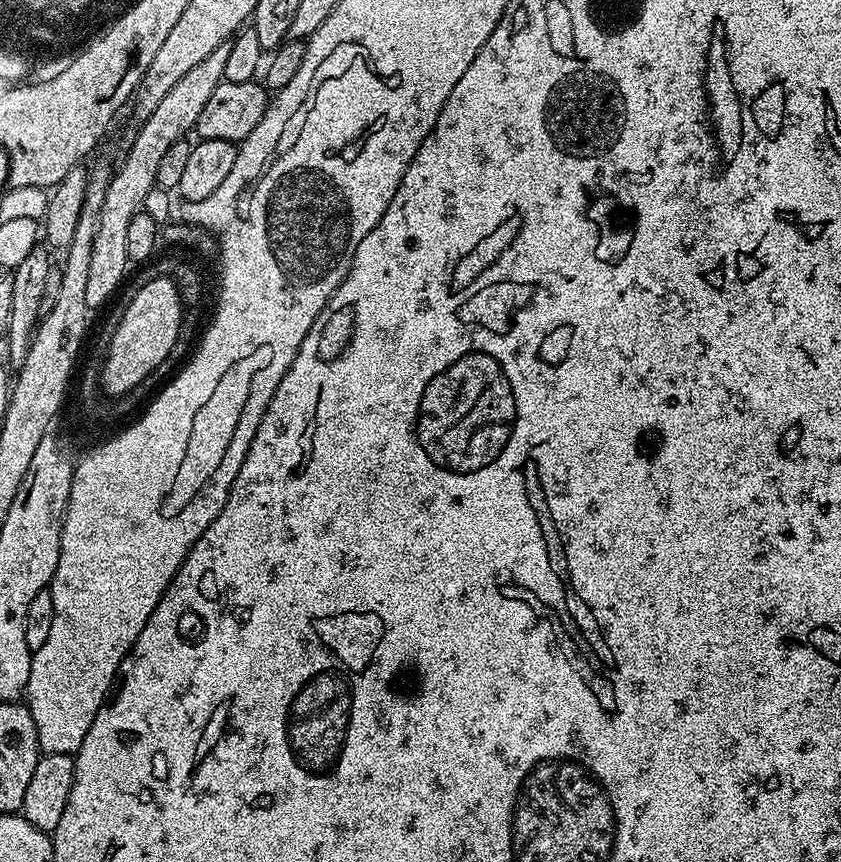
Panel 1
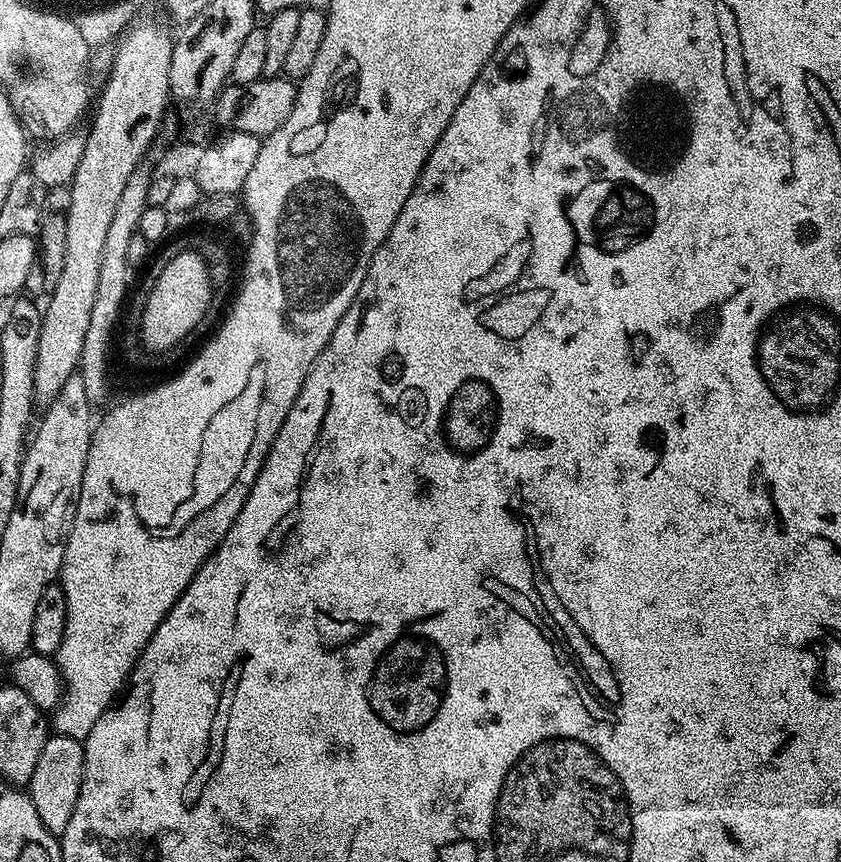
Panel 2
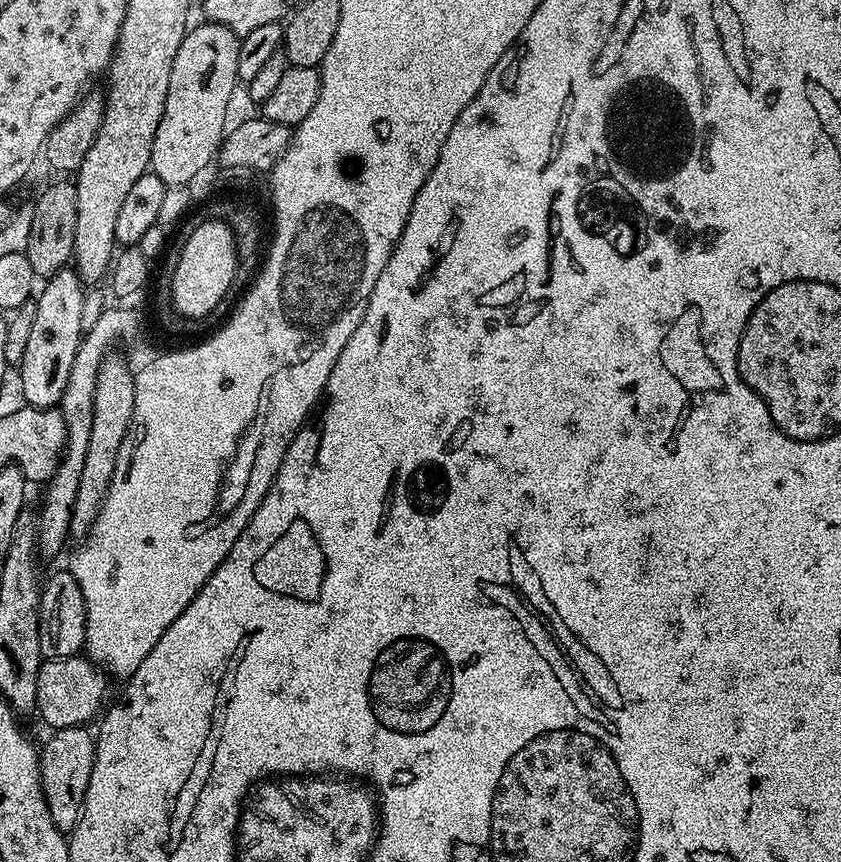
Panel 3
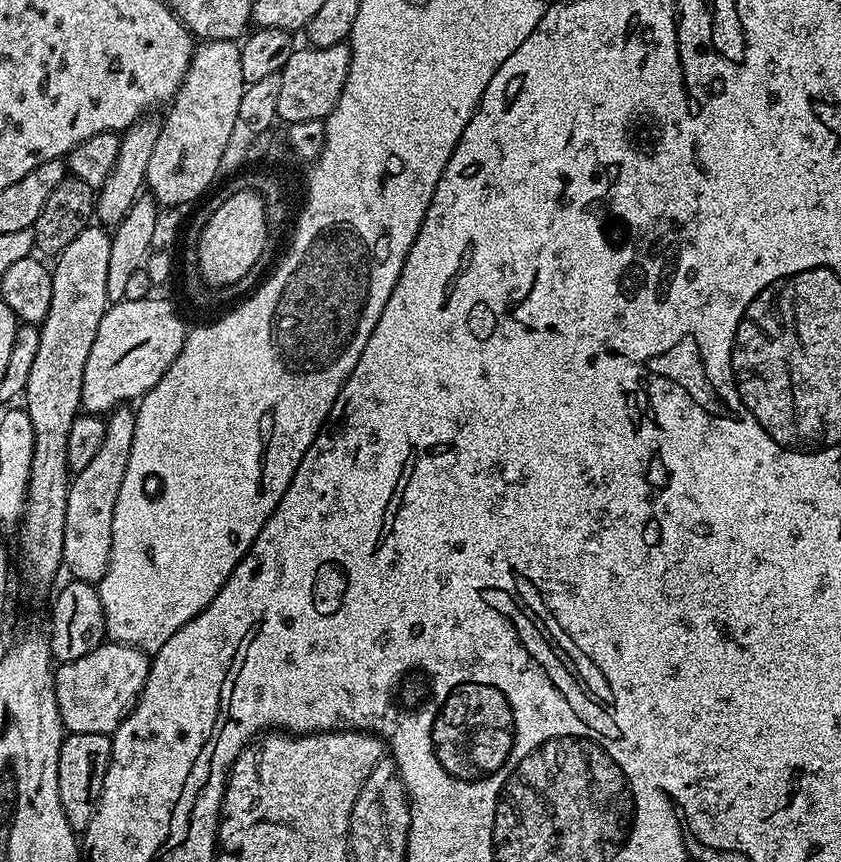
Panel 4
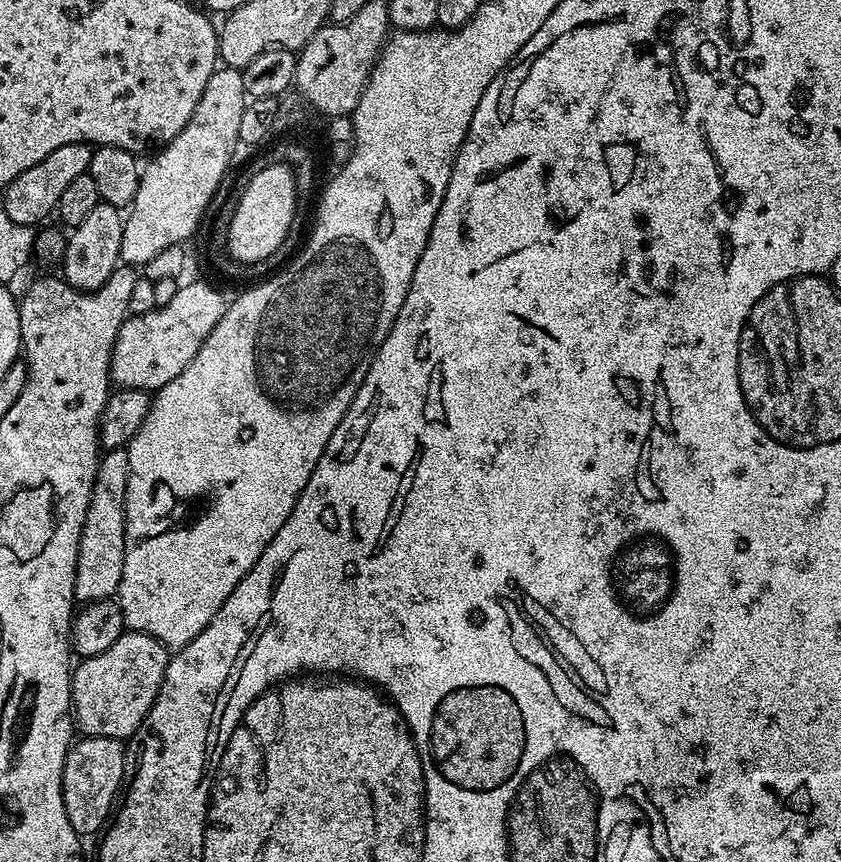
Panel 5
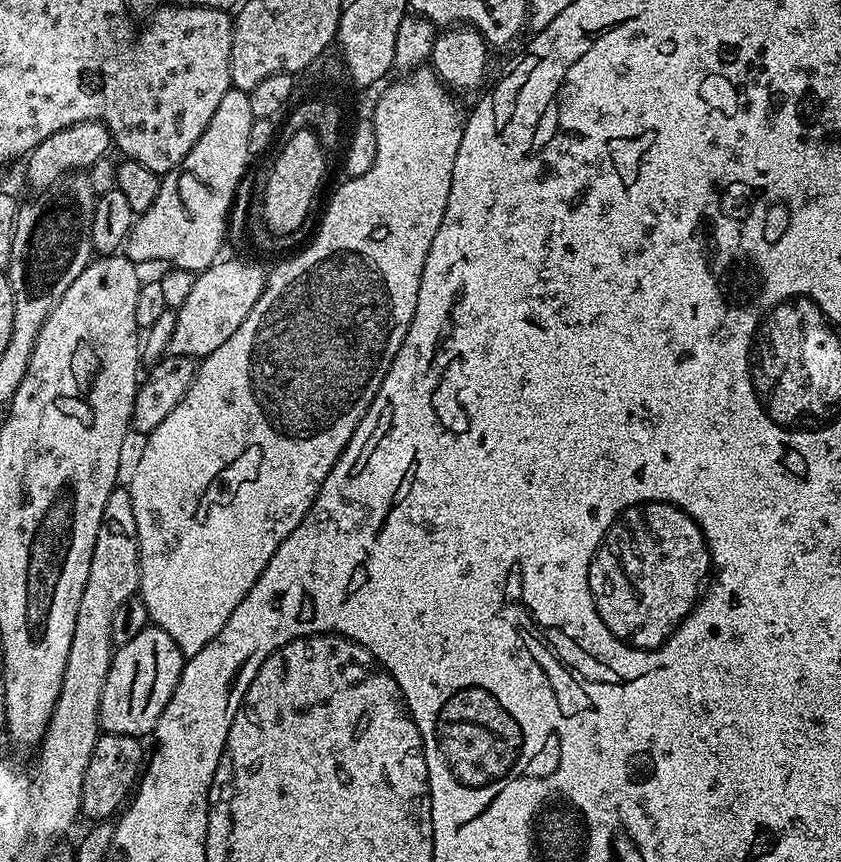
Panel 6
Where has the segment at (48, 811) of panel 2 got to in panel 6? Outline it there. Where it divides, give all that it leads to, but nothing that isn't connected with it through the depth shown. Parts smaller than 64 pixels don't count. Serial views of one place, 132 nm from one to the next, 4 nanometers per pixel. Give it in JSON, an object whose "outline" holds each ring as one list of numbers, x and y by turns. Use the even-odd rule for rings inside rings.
{"outline":[[113,732,101,735,94,746,94,754,90,754,90,764,86,766,86,778,82,782,81,813,92,822,108,822,113,819,125,807,126,801,131,797,141,775,142,765,146,760,146,748,139,739,126,734,114,734]]}

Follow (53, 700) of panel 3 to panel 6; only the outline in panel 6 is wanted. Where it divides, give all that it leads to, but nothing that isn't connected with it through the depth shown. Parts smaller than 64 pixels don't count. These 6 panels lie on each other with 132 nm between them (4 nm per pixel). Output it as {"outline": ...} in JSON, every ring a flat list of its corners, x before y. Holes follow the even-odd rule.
{"outline":[[149,626,138,634,138,638,130,638,130,642,119,645,112,653,110,670,106,674,106,684,102,686,102,698,100,699,100,727,105,733,126,734,137,738,144,738,144,735,155,733,156,723,166,710,166,702,174,694,174,686,178,686,178,678,184,669,185,656,182,650,166,634,166,630,155,626]]}

